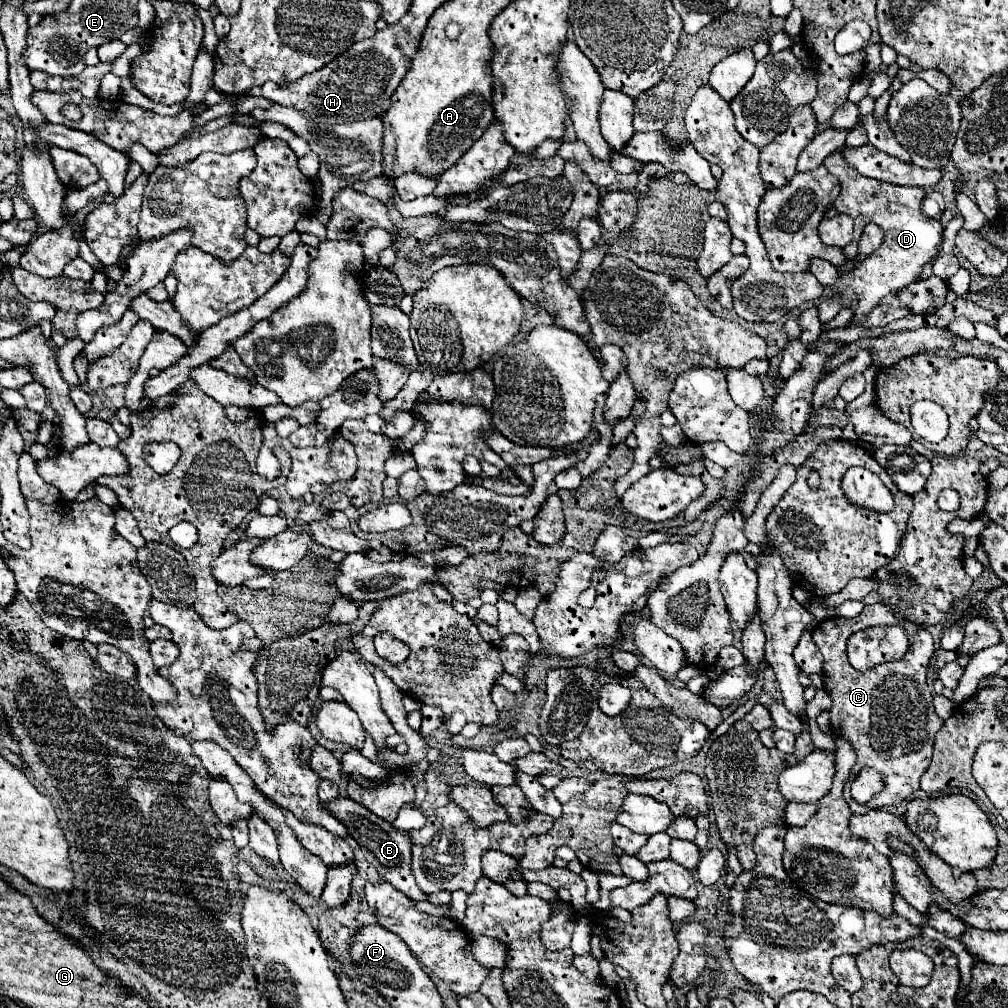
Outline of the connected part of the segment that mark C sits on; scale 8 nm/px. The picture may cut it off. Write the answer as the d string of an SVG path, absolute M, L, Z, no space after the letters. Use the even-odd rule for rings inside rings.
M874 603L866 605L854 619L830 617L820 621L812 631L812 641L824 657L824 689L832 697L830 707L830 727L832 733L850 741L856 751L856 763L850 771L850 779L844 787L844 799L852 813L866 813L870 809L898 805L920 789L920 777L930 765L934 735L942 727L940 719L932 707L932 693L926 683L926 673L930 657L934 653L932 635L922 627L912 627L908 623L910 647L900 661L880 663L868 671L858 671L846 661L846 641L852 629L861 631L866 627L896 623L896 615L888 611L886 605ZM864 767L872 767L884 777L884 789L868 803L856 803L850 795L850 785L856 773Z

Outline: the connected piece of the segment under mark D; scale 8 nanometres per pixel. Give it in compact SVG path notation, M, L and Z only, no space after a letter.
M834 151L824 159L824 167L840 179L840 195L834 201L834 207L852 217L854 221L854 237L844 247L844 255L848 259L854 259L858 255L858 239L862 235L864 225L876 223L884 229L884 243L868 255L866 259L858 261L852 277L854 277L854 293L858 299L856 313L850 321L850 325L860 325L860 319L866 317L886 295L902 291L906 285L914 283L920 279L920 271L924 271L924 265L930 263L938 255L938 247L942 243L942 231L944 225L938 219L924 217L920 213L920 203L924 199L924 189L922 187L902 187L902 185L892 185L884 183L878 179L868 179L860 175L856 169L852 169L844 157L842 151Z

